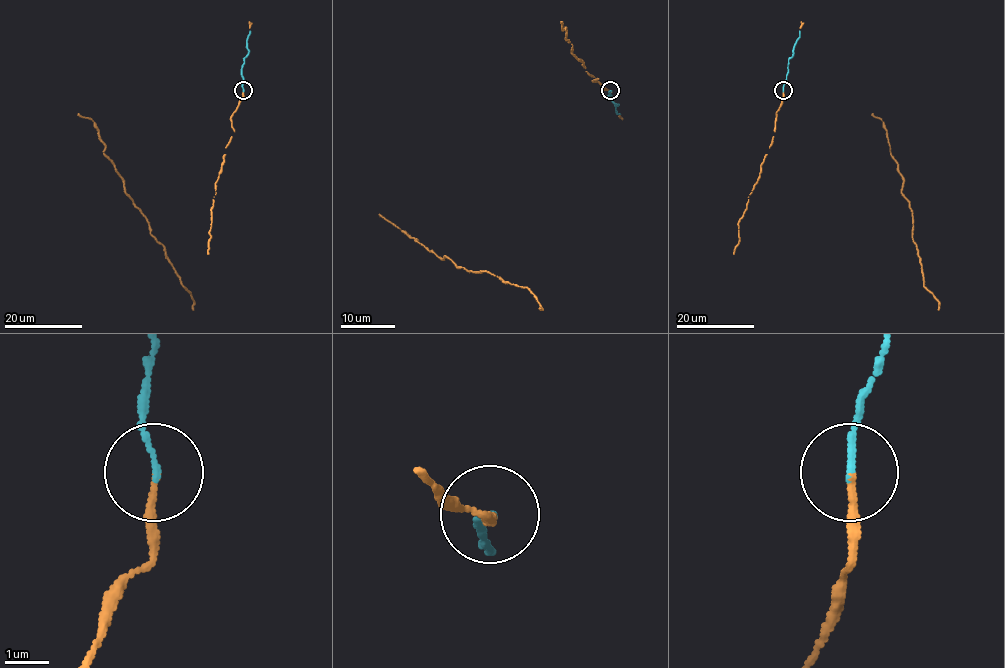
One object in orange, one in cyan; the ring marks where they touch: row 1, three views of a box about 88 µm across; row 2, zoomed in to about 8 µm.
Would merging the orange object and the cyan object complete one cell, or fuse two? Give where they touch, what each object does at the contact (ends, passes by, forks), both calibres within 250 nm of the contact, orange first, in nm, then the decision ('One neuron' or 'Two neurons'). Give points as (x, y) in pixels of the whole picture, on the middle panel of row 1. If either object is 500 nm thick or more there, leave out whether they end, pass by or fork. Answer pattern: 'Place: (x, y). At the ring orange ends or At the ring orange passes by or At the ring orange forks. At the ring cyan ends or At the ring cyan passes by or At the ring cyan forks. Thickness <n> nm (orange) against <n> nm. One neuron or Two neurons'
Place: (610, 90). At the ring orange ends. At the ring cyan ends. Thickness 160 nm (orange) against 130 nm. One neuron

